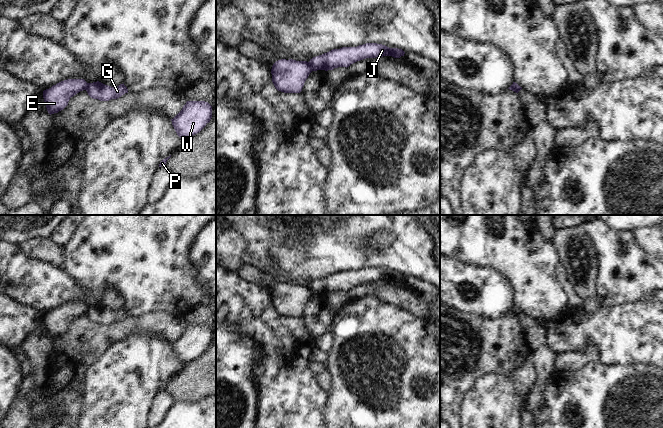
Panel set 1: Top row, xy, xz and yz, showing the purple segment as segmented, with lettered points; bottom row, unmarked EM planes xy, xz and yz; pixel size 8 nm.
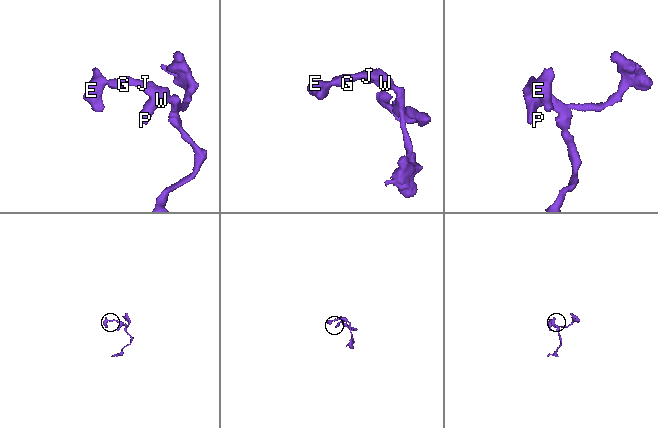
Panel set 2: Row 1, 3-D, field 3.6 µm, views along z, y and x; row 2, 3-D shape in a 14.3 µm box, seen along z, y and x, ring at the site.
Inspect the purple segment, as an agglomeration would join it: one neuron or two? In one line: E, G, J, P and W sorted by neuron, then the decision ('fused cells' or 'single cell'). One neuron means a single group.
E / G J P W | fused cells

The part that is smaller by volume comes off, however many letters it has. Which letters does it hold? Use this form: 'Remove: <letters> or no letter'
Remove: E

